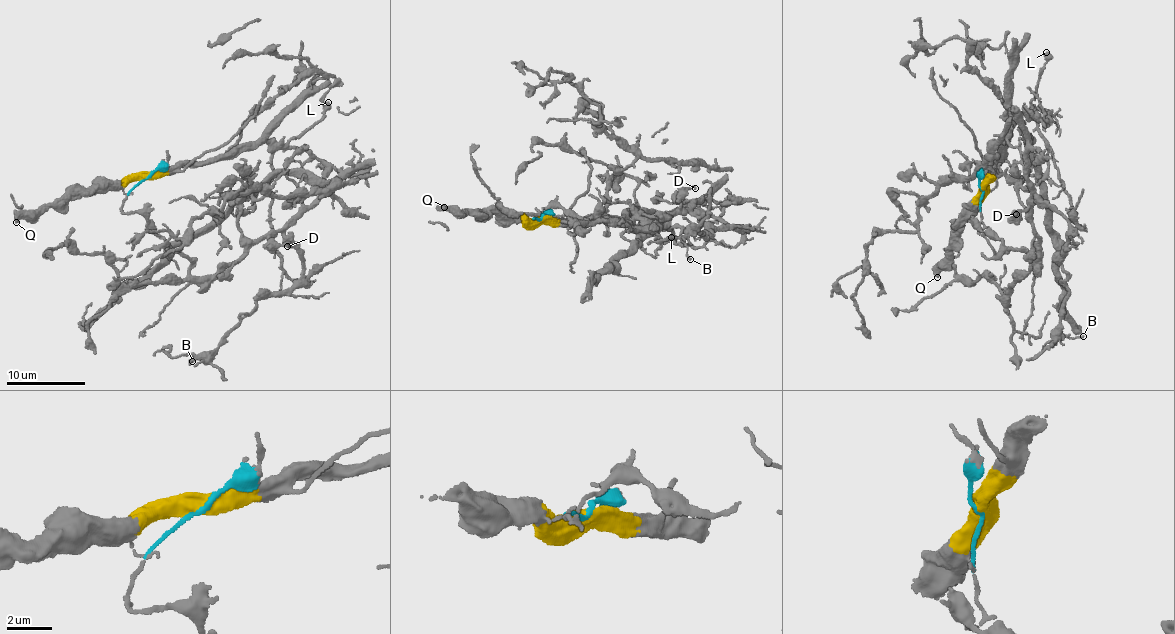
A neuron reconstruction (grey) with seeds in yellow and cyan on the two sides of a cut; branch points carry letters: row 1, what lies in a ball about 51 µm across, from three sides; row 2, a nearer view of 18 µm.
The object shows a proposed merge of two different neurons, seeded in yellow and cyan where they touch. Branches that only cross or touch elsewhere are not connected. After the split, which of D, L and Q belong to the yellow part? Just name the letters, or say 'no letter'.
L, Q

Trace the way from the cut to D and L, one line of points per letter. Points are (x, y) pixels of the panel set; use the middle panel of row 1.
D: (541, 217), (533, 218), (559, 207), (580, 218), (658, 229), (676, 211), (681, 194), (696, 189)
L: (541, 217), (566, 224), (569, 220), (615, 220), (673, 232), (670, 237)

